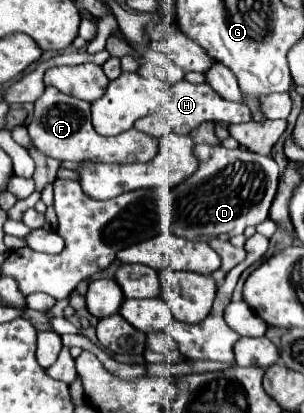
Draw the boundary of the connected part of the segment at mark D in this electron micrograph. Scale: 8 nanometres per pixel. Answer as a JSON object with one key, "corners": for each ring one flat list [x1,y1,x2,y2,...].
{"corners":[[196,145,198,169,180,185,182,221,174,223,174,233,184,239,218,237,230,239,244,233,246,227,256,227,268,219,270,205,276,195,280,169,268,155,250,149,226,149,218,145]]}

